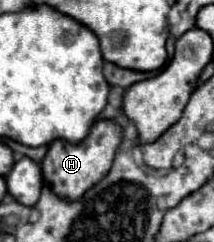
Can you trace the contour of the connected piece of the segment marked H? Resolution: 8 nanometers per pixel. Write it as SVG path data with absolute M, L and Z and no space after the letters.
M96 120L94 126L90 128L90 134L78 142L78 144L70 144L70 142L62 142L62 140L54 140L50 144L48 154L42 160L42 172L44 178L48 180L48 184L52 186L52 190L66 200L80 200L84 196L86 190L90 190L96 182L100 182L114 160L116 148L122 142L122 126L114 120Z

